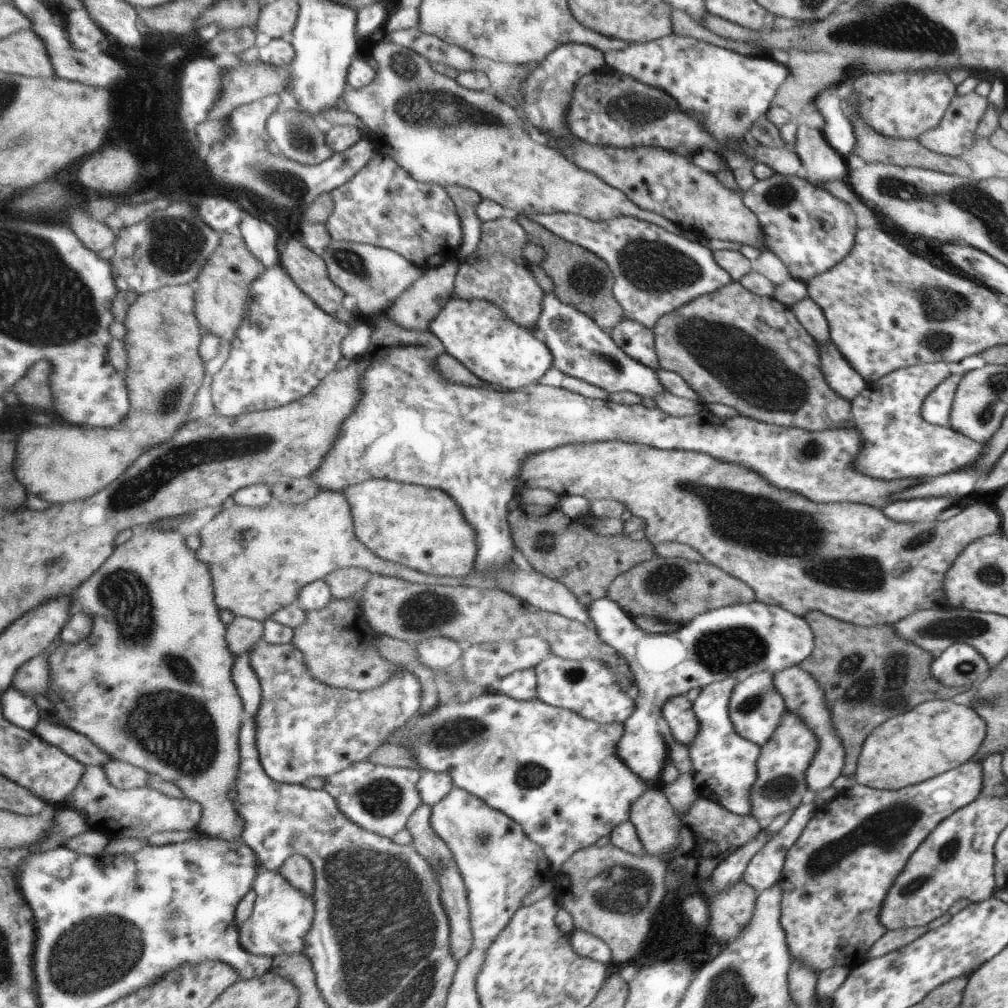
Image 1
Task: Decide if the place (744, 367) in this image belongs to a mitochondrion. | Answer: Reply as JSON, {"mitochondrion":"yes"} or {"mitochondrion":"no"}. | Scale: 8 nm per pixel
{"mitochondrion":"yes"}

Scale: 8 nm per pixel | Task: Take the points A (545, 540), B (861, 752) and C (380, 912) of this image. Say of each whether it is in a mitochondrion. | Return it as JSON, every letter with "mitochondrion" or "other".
{"A":"mitochondrion","B":"other","C":"mitochondrion"}

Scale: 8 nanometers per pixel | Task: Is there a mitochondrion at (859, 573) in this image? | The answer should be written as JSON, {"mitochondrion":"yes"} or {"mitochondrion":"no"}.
{"mitochondrion":"yes"}

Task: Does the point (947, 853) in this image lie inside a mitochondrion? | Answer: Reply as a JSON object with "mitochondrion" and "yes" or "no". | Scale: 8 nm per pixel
{"mitochondrion":"yes"}

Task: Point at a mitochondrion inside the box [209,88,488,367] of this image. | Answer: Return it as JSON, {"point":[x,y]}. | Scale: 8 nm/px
{"point":[273,182]}

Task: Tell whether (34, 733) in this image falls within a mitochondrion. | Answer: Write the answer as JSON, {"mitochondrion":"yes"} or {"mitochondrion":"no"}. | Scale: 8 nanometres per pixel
{"mitochondrion":"no"}

